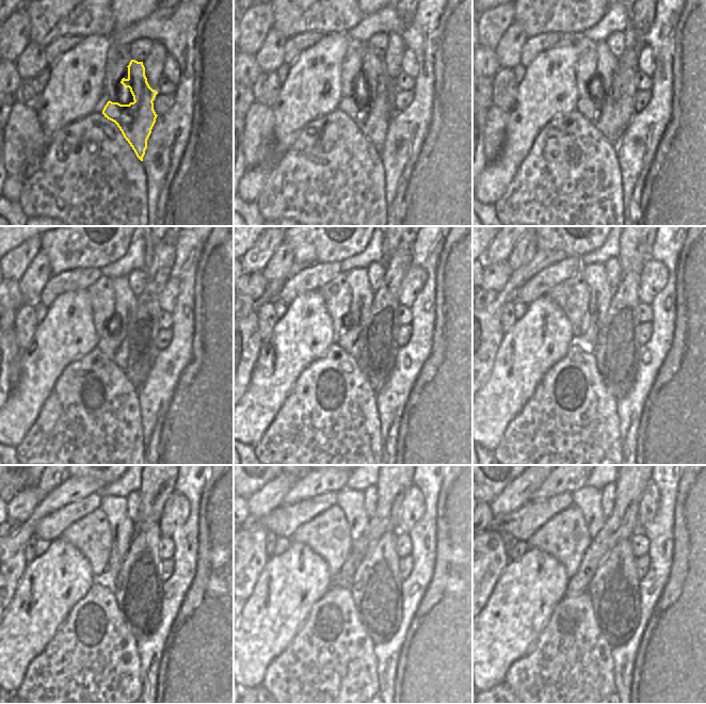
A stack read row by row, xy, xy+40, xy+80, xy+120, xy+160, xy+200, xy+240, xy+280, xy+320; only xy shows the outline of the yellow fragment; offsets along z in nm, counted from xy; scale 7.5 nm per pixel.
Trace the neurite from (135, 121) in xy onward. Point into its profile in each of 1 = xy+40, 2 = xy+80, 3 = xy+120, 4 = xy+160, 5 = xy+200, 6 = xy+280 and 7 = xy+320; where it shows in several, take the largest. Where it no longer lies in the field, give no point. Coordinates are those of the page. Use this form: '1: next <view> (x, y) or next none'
1: next xy+40 (373, 123)
2: next xy+80 (610, 125)
3: next xy+120 (125, 300)
4: next xy+160 (351, 340)
5: next xy+200 (600, 291)
6: next xy+280 (352, 502)
7: next xy+320 (588, 499)

